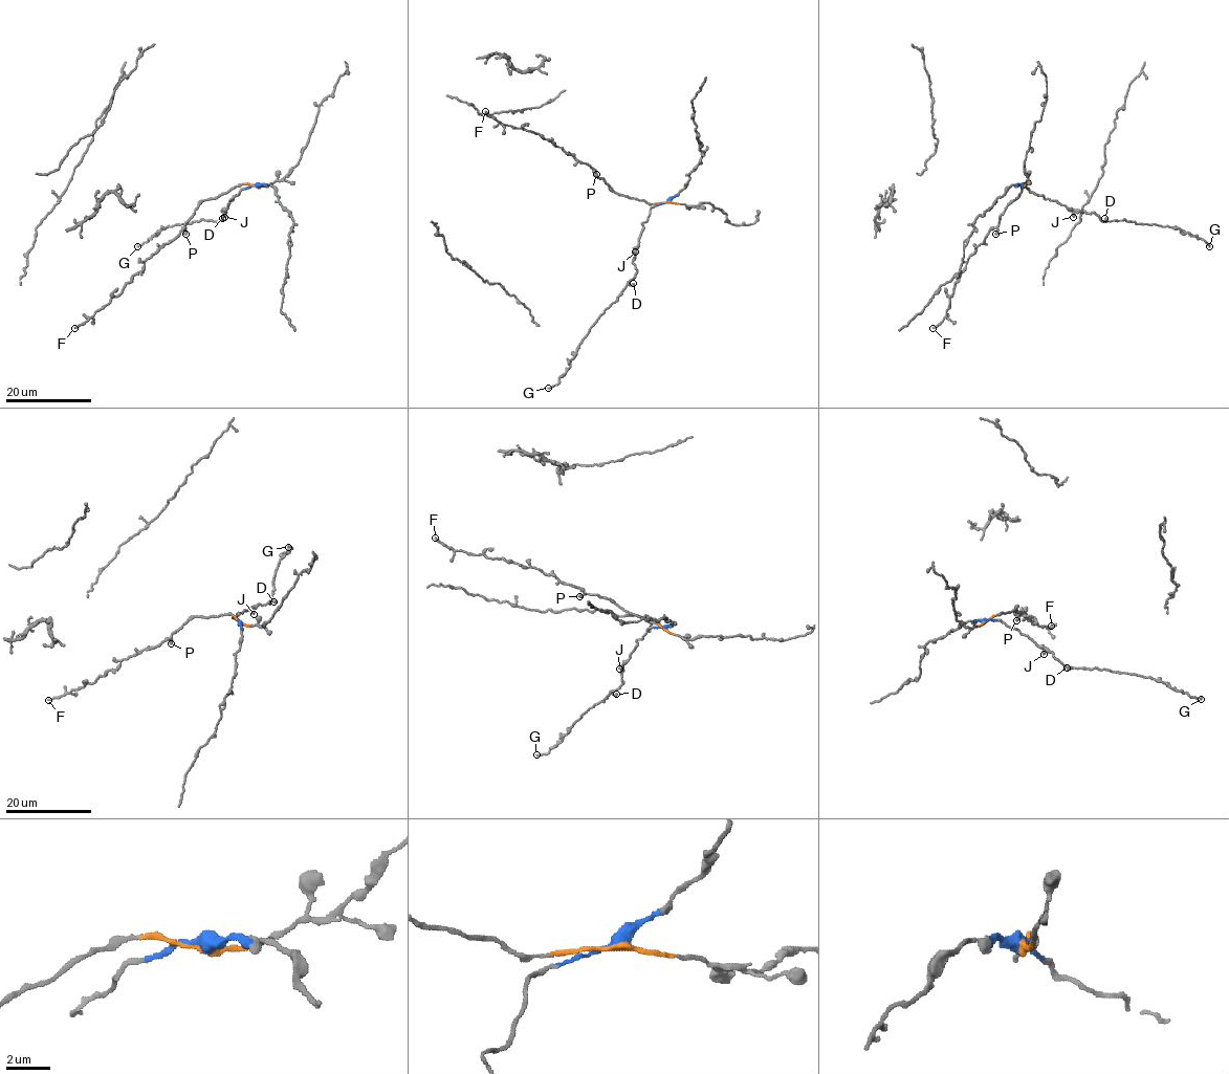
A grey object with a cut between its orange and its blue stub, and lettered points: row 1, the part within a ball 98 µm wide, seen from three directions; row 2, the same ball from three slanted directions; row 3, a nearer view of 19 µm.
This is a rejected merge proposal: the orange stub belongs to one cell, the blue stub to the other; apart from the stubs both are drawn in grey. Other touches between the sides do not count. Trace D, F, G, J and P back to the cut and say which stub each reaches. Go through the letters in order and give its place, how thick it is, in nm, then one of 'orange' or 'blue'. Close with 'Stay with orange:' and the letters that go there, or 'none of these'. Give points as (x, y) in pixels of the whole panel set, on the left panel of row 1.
D: at (222, 218); 320 nm thick; blue
F: at (74, 328); 170 nm thick; orange
G: at (137, 246); 160 nm thick; blue
J: at (224, 217); 380 nm thick; blue
P: at (185, 234); 400 nm thick; orange
Stay with orange: F, P

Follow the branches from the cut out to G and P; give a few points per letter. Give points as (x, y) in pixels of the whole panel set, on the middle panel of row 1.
G: (666, 201), (653, 206), (642, 223), (634, 253), (637, 272), (591, 328), (560, 381), (548, 388)
P: (666, 201), (649, 203), (617, 194), (596, 177), (597, 174)

